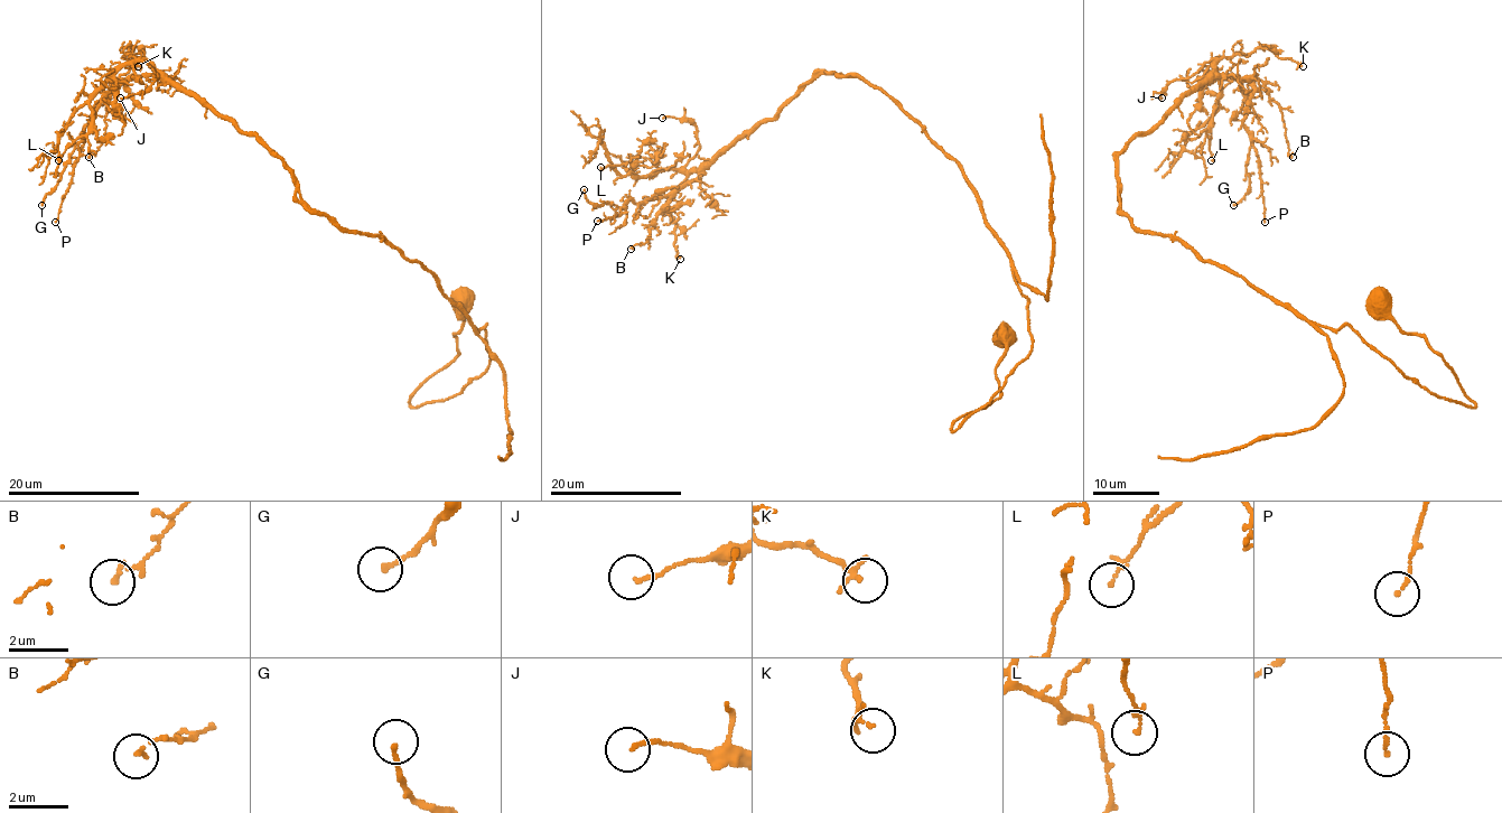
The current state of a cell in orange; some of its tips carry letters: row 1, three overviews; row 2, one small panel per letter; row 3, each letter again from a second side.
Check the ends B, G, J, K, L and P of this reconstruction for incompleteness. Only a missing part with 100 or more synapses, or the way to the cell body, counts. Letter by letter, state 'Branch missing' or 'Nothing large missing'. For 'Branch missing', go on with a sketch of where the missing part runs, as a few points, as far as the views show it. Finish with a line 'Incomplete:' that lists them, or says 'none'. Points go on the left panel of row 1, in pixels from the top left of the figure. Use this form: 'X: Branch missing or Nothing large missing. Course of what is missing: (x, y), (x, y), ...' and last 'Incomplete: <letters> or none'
B: Nothing large missing
G: Nothing large missing
J: Nothing large missing
K: Nothing large missing
L: Nothing large missing
P: Nothing large missing
Incomplete: none

